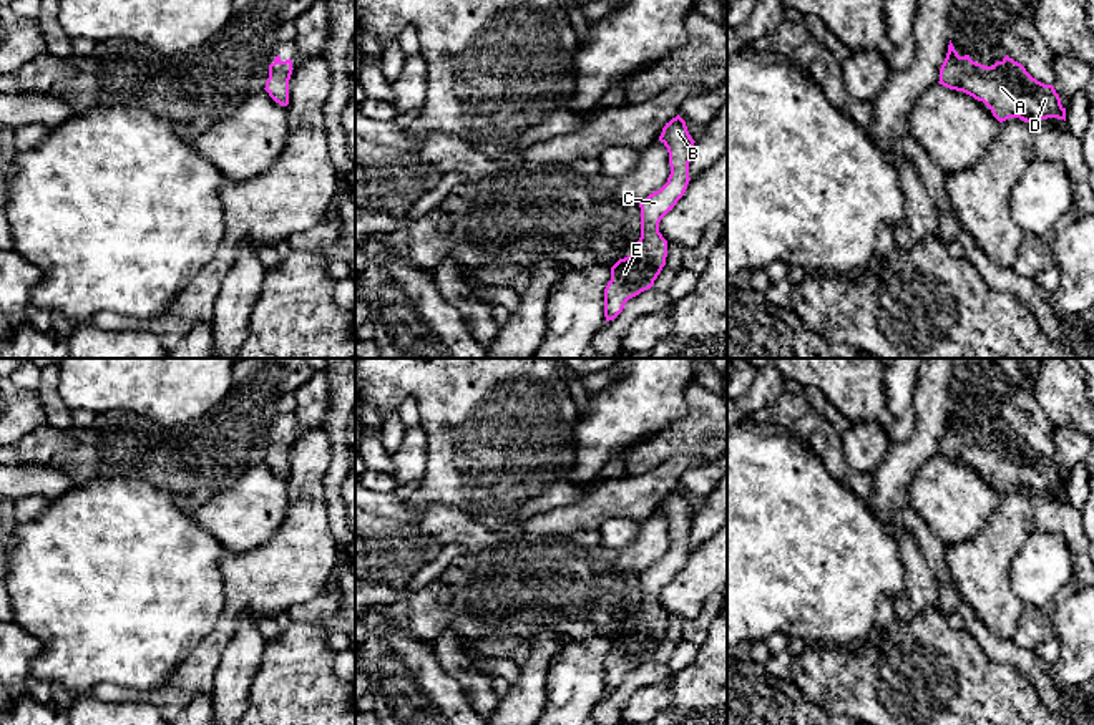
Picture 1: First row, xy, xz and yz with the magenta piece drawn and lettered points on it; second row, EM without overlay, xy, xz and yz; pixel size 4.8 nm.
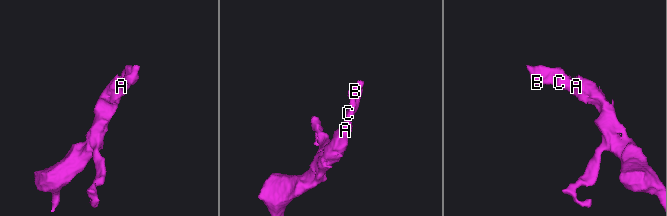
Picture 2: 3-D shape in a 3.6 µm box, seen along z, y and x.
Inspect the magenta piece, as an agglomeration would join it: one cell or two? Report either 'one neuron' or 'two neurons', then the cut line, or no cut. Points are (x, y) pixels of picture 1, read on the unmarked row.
one neuron; no cut

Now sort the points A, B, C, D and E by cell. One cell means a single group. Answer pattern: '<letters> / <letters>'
A B C D E

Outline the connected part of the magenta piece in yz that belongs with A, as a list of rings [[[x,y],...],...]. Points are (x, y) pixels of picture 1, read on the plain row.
[[[950,411],[938,455],[983,473],[999,494],[1009,489],[1026,494],[1048,489],[1066,493],[1066,479],[1054,458],[1033,450],[1008,426],[993,438],[984,438],[969,426],[960,428]]]

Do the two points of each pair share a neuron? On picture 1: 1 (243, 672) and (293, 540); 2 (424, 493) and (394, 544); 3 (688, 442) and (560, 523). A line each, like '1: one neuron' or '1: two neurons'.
1: two neurons
2: two neurons
3: two neurons

